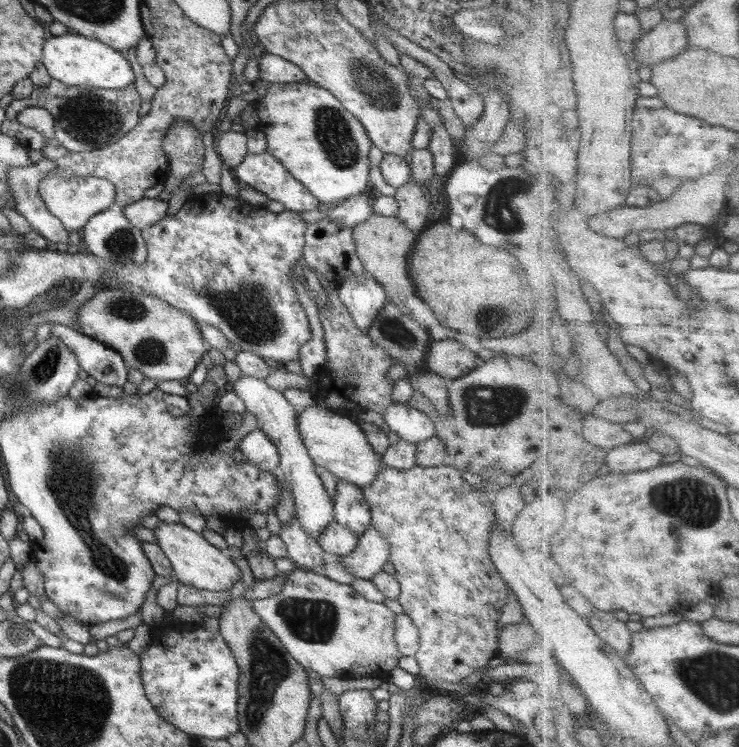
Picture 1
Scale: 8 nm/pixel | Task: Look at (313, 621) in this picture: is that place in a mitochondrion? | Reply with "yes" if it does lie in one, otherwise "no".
yes

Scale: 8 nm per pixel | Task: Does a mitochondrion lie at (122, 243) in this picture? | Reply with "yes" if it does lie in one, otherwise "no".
yes

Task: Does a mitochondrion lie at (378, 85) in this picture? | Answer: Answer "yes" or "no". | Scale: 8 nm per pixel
yes

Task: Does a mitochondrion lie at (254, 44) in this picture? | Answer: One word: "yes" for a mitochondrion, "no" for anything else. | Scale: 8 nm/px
no

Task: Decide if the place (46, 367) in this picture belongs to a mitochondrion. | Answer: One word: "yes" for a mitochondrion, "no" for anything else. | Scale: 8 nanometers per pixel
yes

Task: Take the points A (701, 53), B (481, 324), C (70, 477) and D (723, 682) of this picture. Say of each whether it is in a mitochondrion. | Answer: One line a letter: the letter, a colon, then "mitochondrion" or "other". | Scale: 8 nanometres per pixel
A: other
B: mitochondrion
C: mitochondrion
D: mitochondrion

